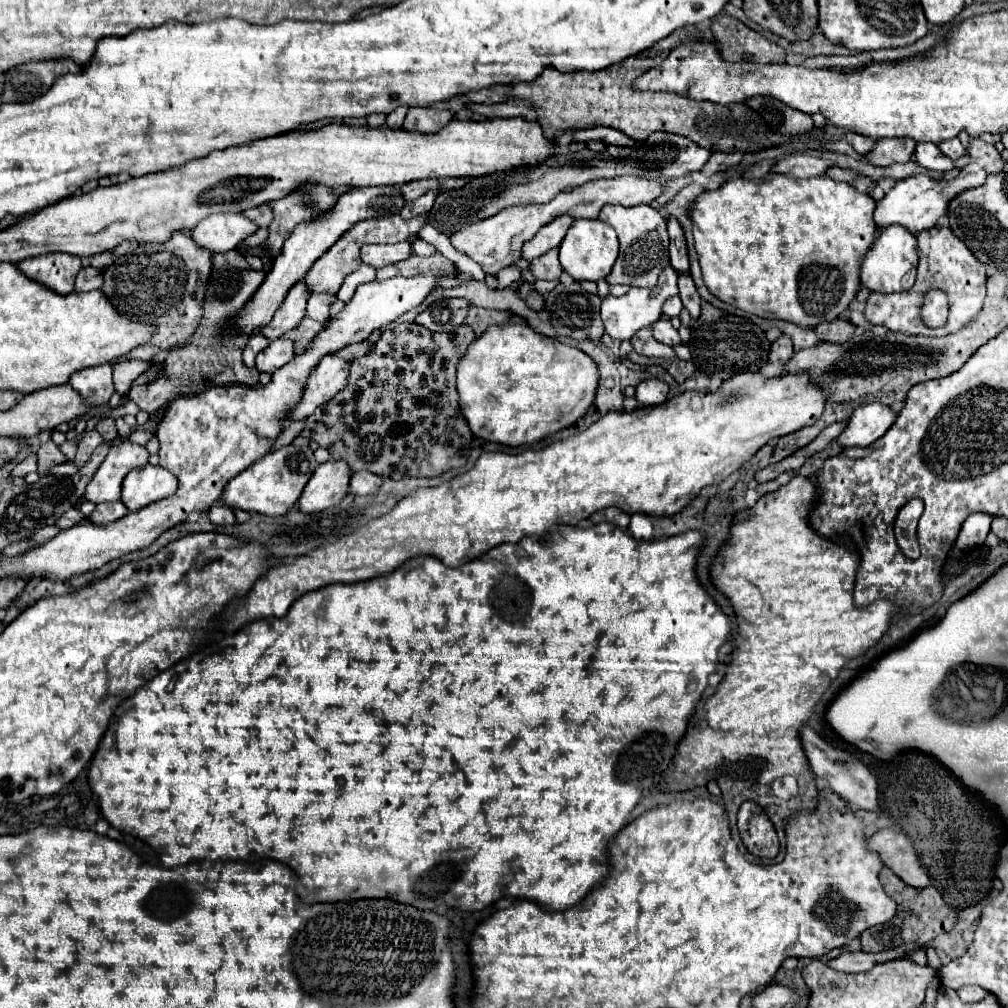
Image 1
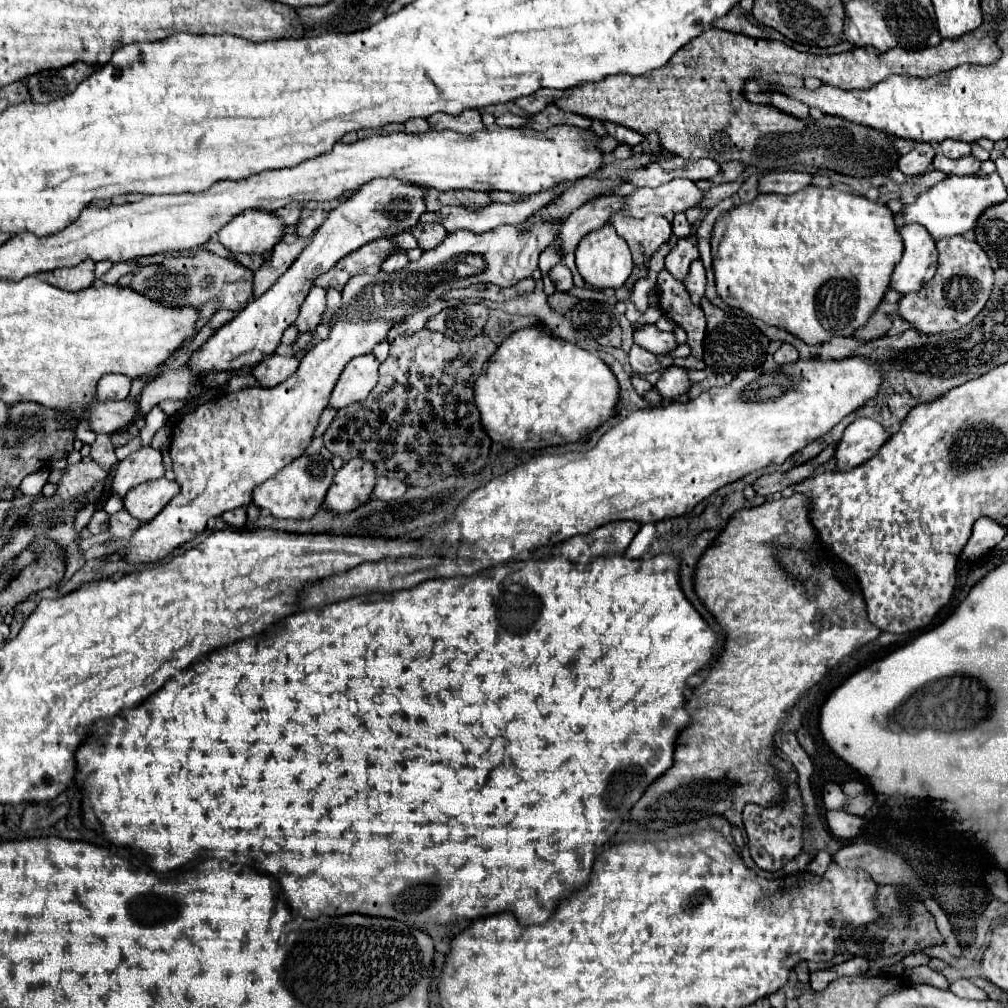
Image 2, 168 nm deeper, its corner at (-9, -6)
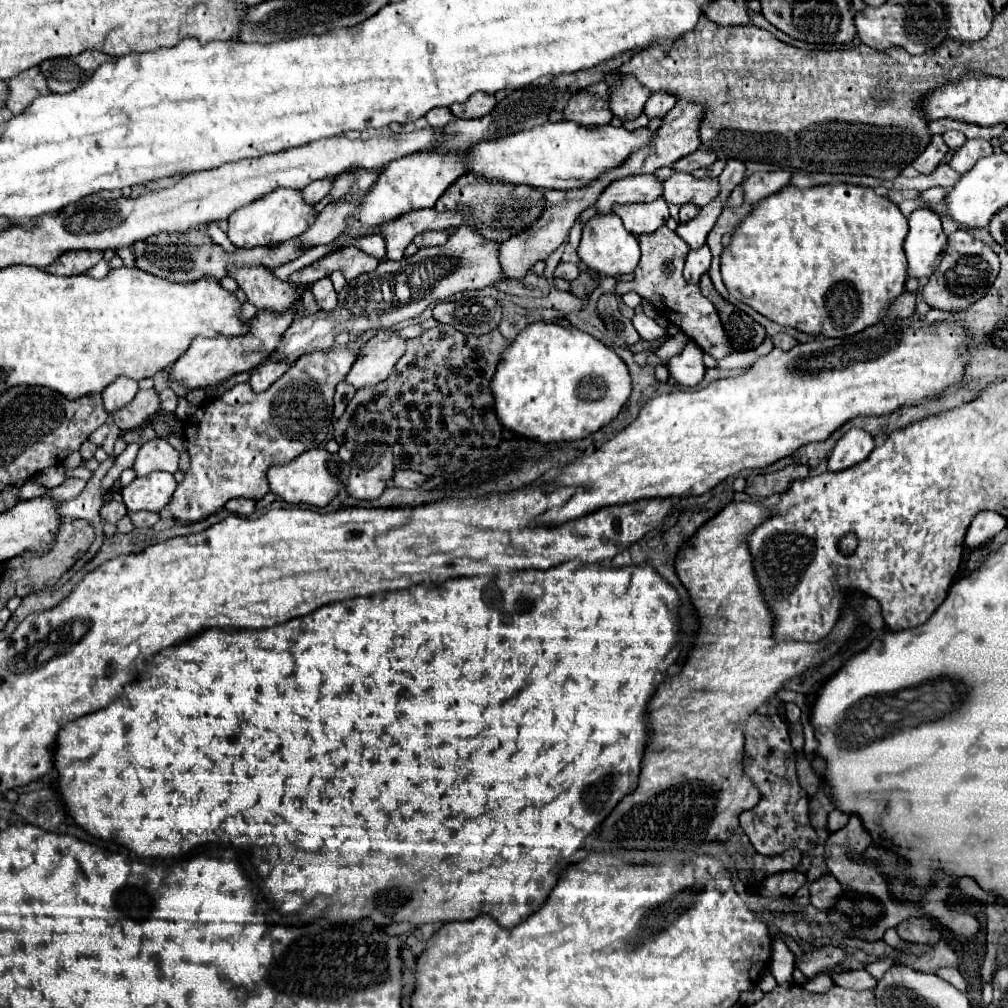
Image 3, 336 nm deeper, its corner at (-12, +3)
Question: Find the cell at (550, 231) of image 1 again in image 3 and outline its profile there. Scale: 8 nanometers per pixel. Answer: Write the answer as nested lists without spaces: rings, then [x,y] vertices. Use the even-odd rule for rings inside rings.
[[[634,175],[624,177],[606,187],[606,191],[598,197],[594,207],[598,213],[612,211],[614,203],[650,203],[662,193],[662,181],[652,175]]]

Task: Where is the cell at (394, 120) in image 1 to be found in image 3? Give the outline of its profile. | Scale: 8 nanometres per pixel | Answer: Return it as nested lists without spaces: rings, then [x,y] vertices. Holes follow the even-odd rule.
[[[432,109],[426,113],[426,121],[430,127],[444,127],[454,121],[454,115],[448,109]]]

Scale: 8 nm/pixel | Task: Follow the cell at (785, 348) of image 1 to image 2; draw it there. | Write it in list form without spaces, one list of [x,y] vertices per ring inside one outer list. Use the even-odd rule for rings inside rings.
[[[781,344],[781,348],[773,354],[773,358],[777,364],[789,364],[793,360],[799,360],[799,352],[791,344]]]

